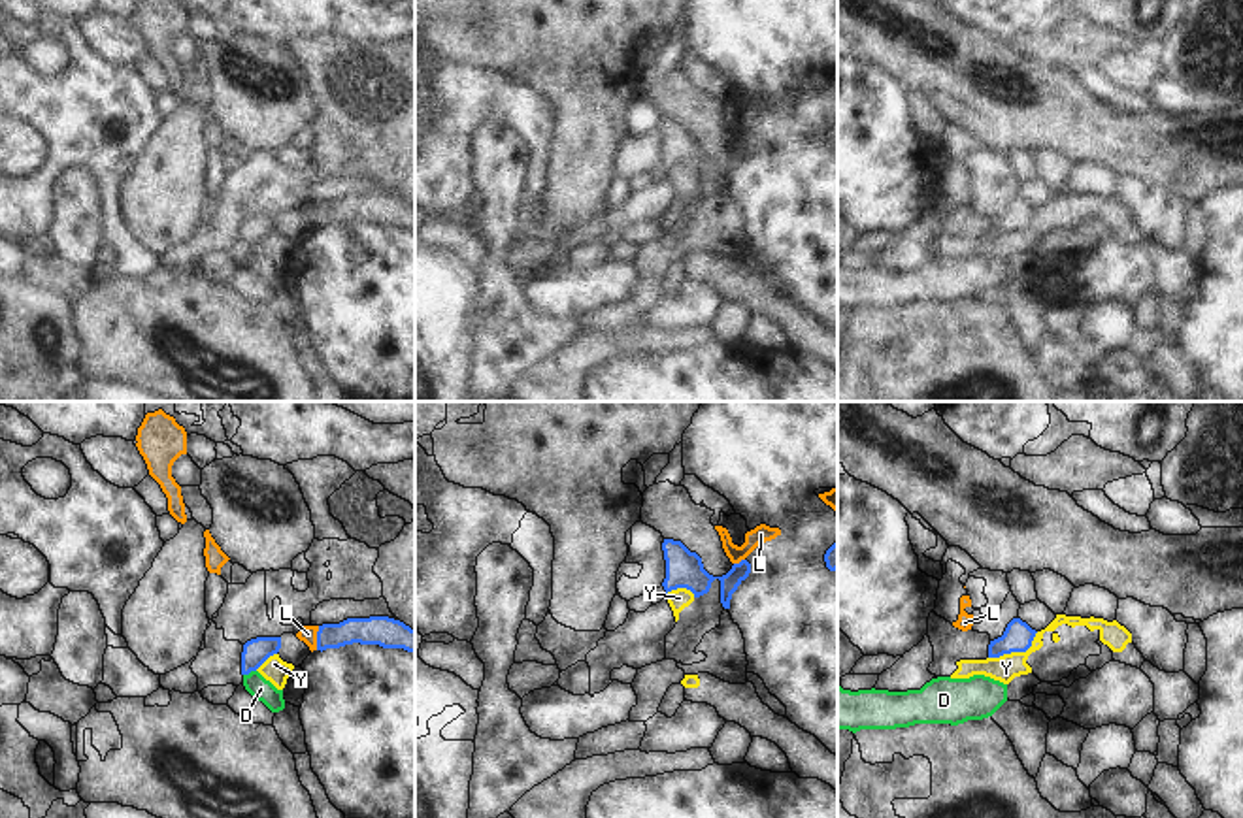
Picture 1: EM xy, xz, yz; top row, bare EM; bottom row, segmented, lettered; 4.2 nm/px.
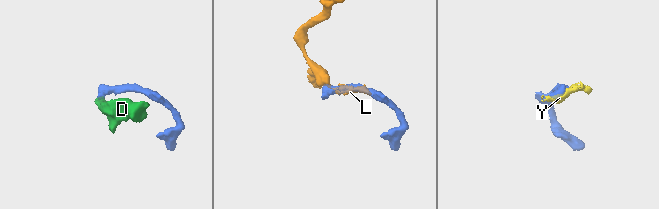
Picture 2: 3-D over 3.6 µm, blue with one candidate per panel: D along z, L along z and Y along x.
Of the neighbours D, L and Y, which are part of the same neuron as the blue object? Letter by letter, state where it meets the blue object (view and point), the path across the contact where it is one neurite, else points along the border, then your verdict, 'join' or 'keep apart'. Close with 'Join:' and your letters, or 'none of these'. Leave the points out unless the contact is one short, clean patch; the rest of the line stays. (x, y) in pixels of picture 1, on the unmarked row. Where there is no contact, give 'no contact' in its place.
D: xy (249, 249) | across xy (257, 229), (249, 249), (261, 266) | join
L: xy (317, 215) | along xy (319, 204), (315, 227) | keep apart
Y: yz (1015, 229) | along yz (1038, 210), (1025, 229), (989, 236) | keep apart
Join: D

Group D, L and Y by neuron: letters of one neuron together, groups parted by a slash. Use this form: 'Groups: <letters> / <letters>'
Groups: D / L Y.

